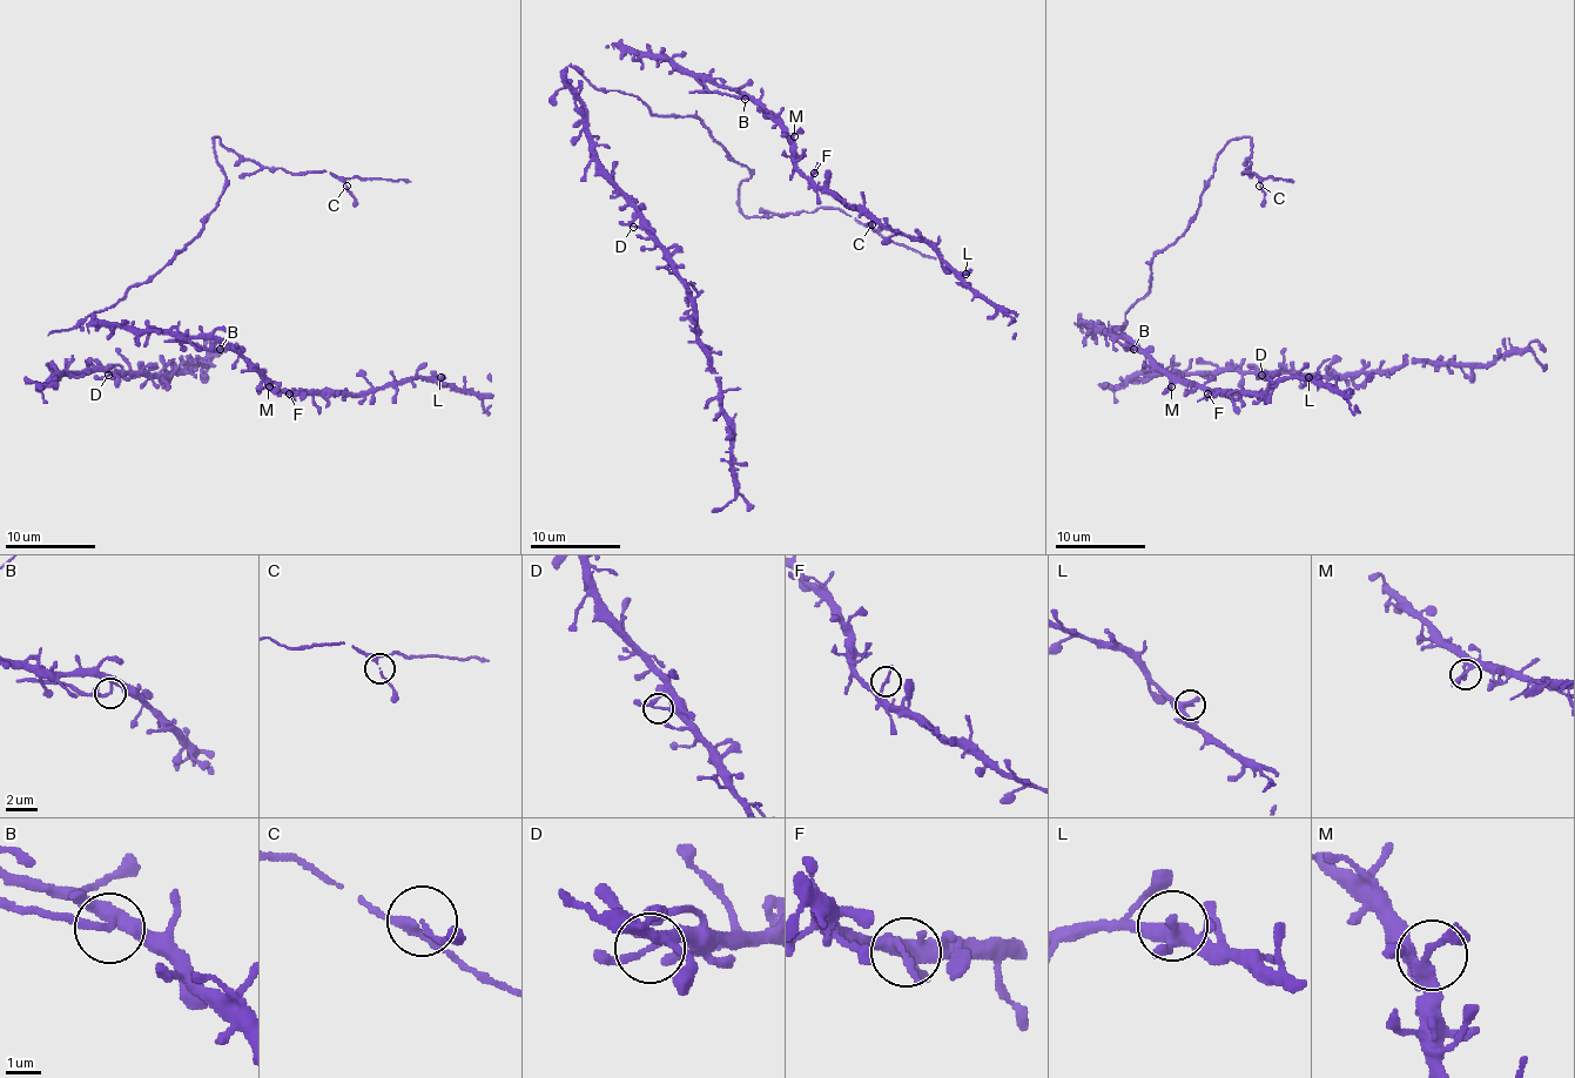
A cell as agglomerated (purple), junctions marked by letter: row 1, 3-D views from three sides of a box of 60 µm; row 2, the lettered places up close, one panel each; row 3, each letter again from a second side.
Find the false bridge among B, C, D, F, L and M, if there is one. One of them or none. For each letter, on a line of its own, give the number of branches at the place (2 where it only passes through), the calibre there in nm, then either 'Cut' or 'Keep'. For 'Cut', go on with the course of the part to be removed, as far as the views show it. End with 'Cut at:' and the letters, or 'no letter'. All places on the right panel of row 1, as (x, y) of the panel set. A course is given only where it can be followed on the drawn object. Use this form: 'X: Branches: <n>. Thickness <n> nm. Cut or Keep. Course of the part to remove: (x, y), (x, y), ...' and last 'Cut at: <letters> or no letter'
B: Branches: 3. Thickness 170 nm. Cut
C: Branches: 3. Thickness 170 nm. Keep
D: Branches: 2. Thickness 160 nm. Keep
F: Branches: 3. Thickness 150 nm. Keep
L: Branches: 3. Thickness 200 nm. Keep
M: Branches: 3. Thickness 200 nm. Keep
Cut at: B

